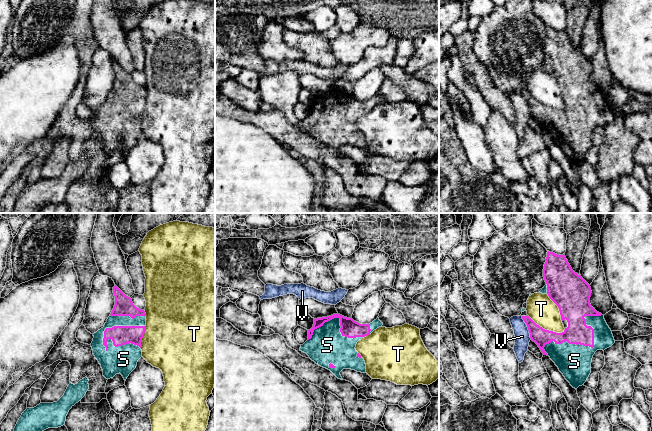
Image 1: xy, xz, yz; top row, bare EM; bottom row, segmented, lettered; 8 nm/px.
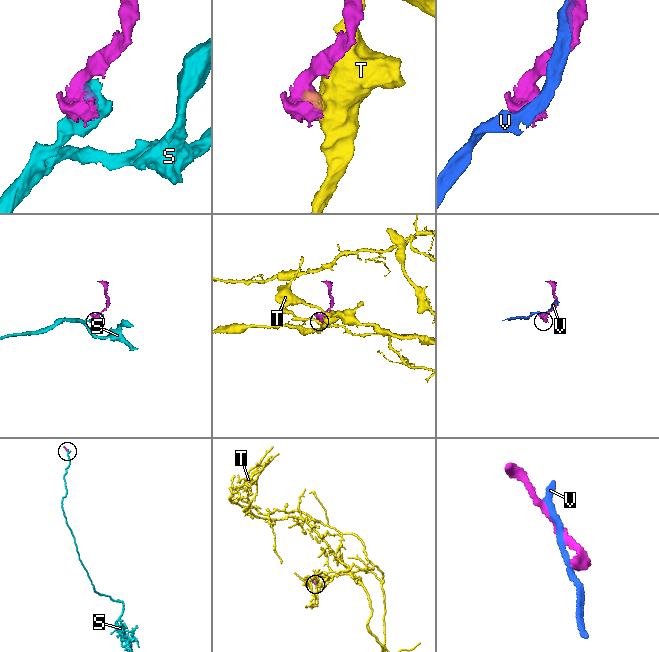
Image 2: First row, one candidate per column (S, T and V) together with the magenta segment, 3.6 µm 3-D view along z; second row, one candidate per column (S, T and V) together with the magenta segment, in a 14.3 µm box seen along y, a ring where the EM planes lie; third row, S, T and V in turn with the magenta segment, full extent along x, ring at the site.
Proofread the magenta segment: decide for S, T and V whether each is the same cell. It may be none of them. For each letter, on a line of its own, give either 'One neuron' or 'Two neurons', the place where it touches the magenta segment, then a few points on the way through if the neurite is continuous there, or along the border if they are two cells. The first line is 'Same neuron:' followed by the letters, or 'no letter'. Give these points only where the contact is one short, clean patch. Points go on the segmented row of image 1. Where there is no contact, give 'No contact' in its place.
Same neuron: S
S: One neuron. Touches magenta at yz (591, 347)
T: Two neurons. Touches magenta at yz (546, 330)
V: Two neurons. Touches magenta at yz (528, 328)

